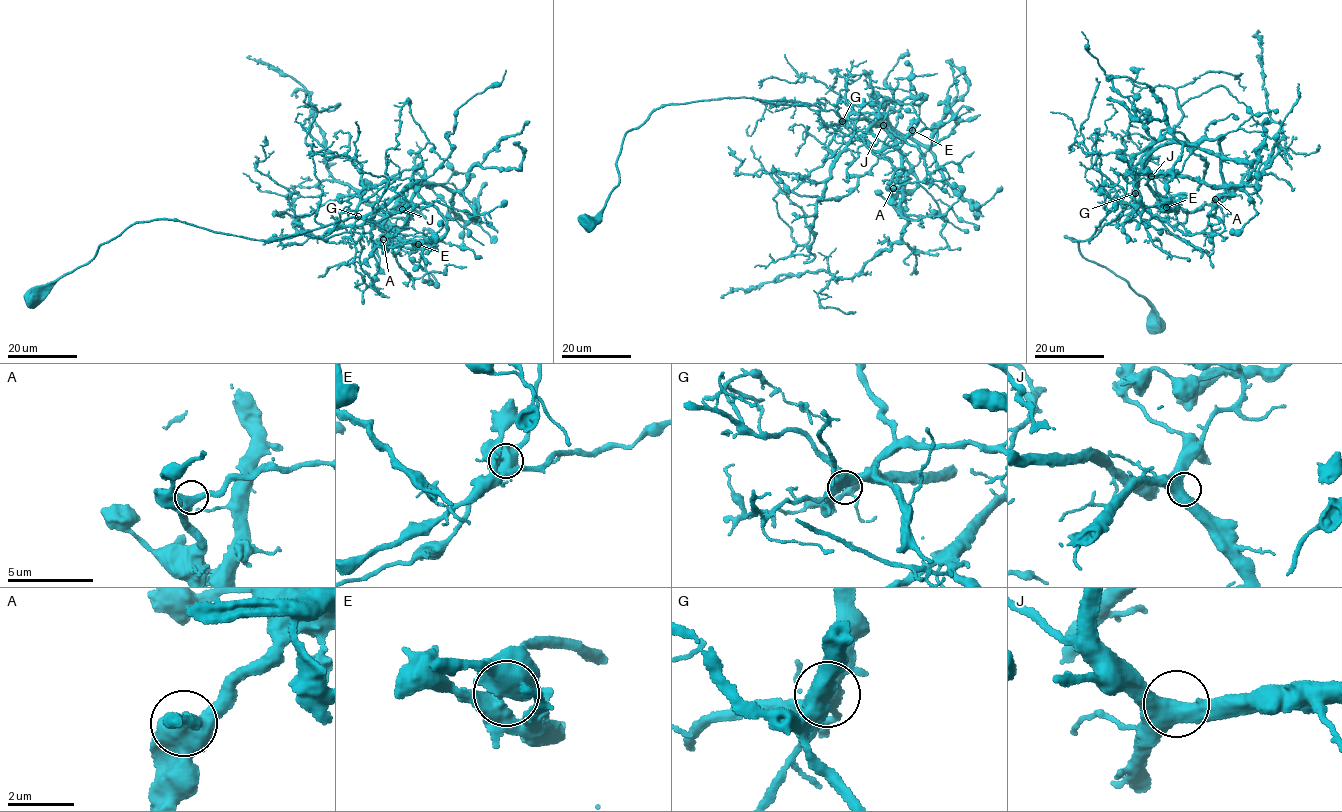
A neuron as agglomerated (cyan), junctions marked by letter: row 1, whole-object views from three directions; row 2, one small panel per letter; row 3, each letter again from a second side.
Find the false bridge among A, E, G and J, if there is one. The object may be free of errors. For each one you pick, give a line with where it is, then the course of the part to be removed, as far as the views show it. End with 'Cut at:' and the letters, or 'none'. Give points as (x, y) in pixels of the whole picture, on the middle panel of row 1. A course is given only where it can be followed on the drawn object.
E: (912, 130) | (913, 130), (921, 94), (885, 106), (884, 124), (834, 125), (826, 160), (779, 192), (808, 229), (794, 254)
Cut at: E

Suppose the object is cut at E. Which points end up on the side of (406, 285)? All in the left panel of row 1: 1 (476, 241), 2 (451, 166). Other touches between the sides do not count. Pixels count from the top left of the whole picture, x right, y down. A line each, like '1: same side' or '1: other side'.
1: same side
2: same side

